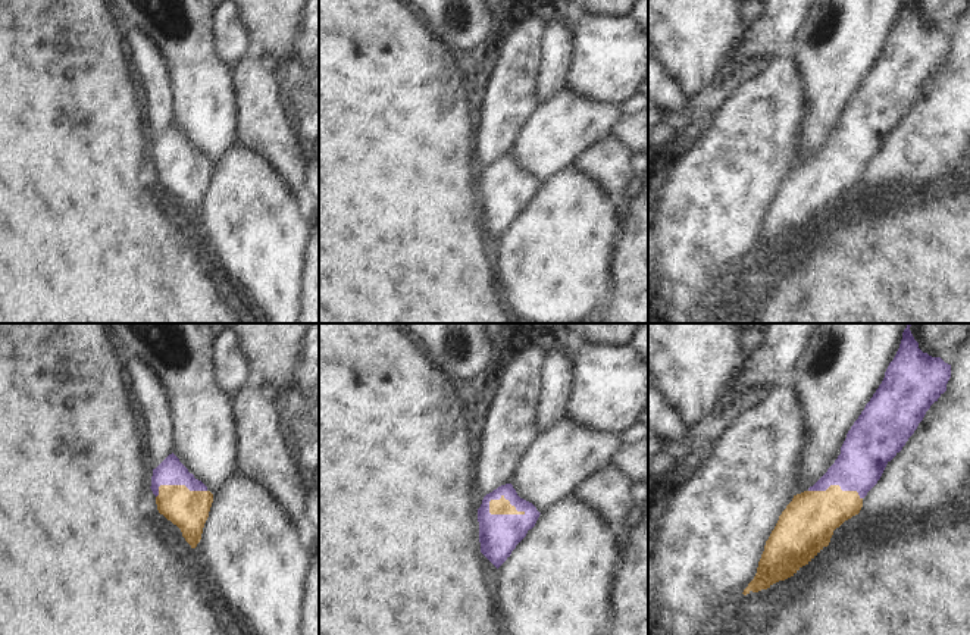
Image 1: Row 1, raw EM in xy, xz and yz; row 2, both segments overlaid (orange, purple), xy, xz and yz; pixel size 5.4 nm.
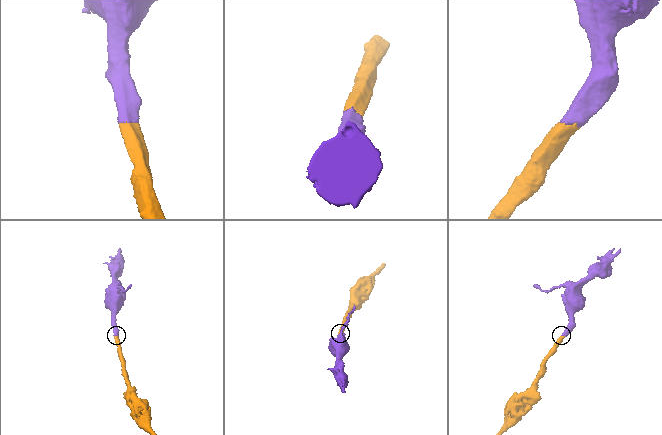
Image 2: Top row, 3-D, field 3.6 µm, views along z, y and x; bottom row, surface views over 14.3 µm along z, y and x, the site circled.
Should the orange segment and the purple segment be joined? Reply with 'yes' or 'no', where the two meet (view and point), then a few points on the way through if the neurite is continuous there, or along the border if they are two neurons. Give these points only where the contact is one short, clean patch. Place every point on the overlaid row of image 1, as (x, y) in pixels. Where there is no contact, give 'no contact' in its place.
yes; meets orange in xz at (507, 500); runs through xz (501, 506), (507, 500), (518, 512), (498, 534)

